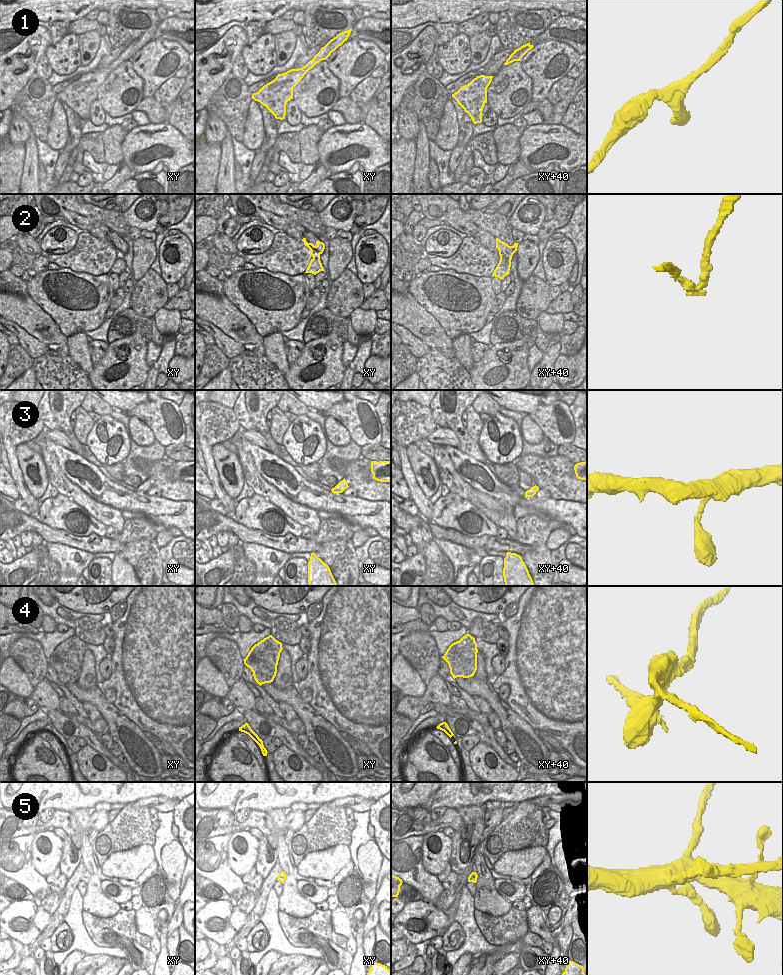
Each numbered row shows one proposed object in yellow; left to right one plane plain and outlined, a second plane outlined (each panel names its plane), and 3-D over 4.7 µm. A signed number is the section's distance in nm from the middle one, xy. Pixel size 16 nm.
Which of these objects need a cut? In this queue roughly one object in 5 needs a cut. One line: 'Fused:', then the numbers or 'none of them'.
Fused: 2, 4, 5

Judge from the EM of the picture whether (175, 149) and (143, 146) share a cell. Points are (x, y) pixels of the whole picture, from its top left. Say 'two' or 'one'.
one

